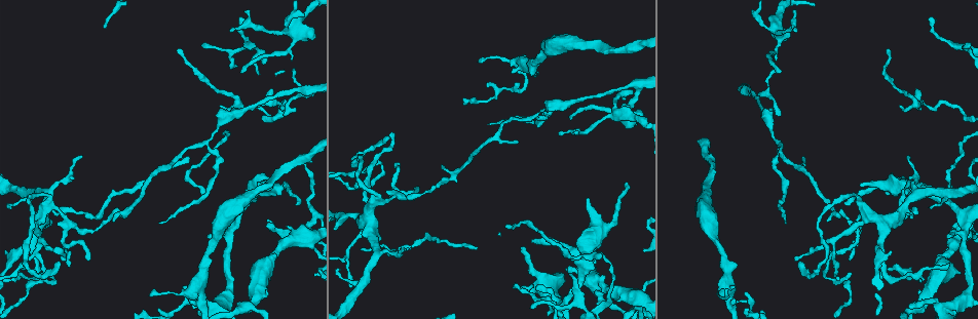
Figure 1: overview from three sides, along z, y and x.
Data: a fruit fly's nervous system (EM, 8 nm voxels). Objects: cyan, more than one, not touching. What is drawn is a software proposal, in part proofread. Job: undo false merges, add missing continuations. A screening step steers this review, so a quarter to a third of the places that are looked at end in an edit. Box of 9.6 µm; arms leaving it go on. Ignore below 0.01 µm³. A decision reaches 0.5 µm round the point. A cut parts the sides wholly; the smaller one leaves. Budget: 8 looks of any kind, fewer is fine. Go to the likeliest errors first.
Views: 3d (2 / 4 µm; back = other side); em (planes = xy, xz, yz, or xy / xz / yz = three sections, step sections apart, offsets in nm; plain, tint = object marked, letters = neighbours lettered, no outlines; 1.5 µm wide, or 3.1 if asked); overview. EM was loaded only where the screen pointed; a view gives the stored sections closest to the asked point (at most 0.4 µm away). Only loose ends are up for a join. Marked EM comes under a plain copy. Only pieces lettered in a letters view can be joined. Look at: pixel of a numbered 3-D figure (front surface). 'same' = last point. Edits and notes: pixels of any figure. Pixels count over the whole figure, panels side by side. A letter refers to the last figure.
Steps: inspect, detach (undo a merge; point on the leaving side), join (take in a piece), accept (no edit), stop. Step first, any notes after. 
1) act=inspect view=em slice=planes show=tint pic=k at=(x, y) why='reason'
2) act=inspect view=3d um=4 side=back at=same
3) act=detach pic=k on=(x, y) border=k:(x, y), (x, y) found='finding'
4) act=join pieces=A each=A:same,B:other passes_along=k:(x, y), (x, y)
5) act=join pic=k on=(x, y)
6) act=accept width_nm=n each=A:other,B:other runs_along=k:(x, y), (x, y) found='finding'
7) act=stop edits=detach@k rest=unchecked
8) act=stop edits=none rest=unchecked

act=inspect view=3d um=2 pic=1 at=(861, 208) why='four-way junction'

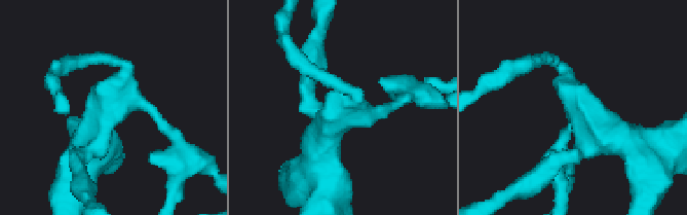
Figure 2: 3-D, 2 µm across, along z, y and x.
act=inspect view=em slice=xy step=8 show=tint pic=2 at=(345, 111)

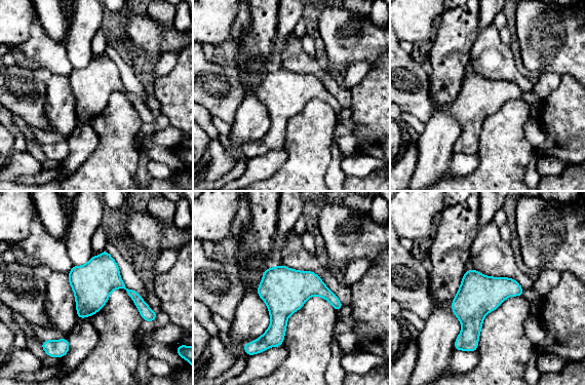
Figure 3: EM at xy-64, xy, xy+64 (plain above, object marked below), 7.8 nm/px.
act=inspect view=em slice=planes show=letters at=same

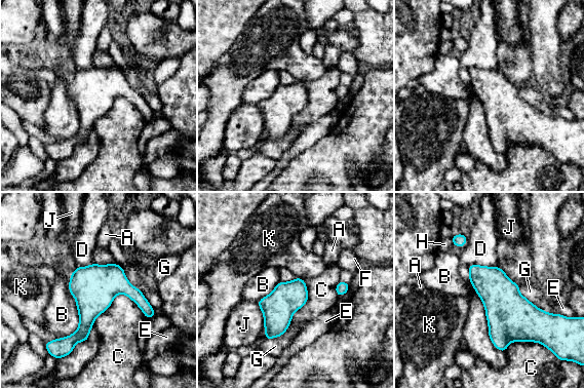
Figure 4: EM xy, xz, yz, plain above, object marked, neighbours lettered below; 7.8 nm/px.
act=accept width_nm=260 each=A:other,B:other,C:other,D:other,E:other,F:other,G:other,H:other,J:other,K:other found='continuous, no second cell'

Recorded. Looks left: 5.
act=inspect view=3d um=2 pic=1 at=(805, 254) why='a narrow waist'

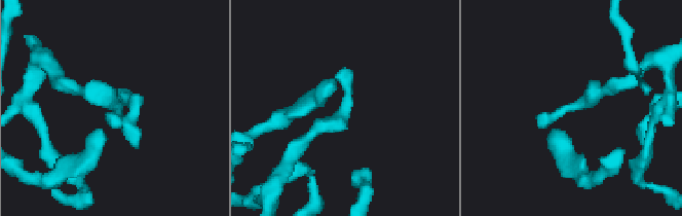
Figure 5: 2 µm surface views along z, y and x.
act=inspect view=em slice=planes show=letters pic=5 at=(346, 99)

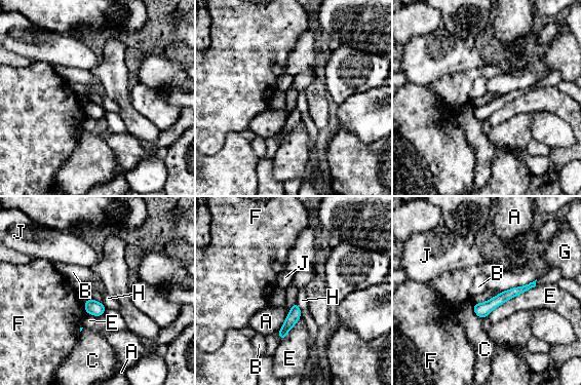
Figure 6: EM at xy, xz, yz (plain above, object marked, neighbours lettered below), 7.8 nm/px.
act=accept each=A:other,B:other,C:other,E:other,F:other,G:other,H:other,J:other border=6:(536, 285), (507, 299), (486, 316) found='all the same cell'

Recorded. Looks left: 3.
act=inspect view=3d um=2 pic=1 at=(213, 307) why='thick turns thin'

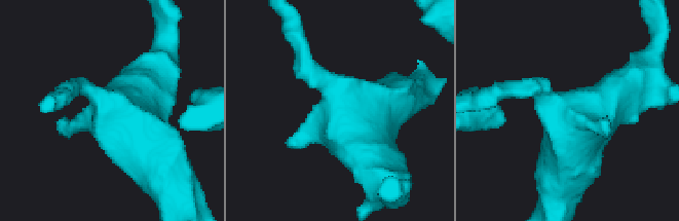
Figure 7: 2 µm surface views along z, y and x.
act=inspect view=em slice=xy step=8 show=letters pic=7 at=(103, 102) why='now the EM'

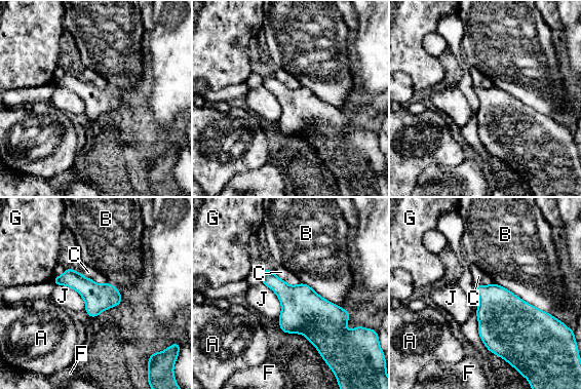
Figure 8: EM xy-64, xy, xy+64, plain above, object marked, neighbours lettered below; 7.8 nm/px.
act=accept each=A:other,B:other,C:other,F:other,G:other,J:other border=8:(269, 269), (289, 284), (300, 283) found='all the same cell'

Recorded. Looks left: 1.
act=stop edits=none rest=unchecked

